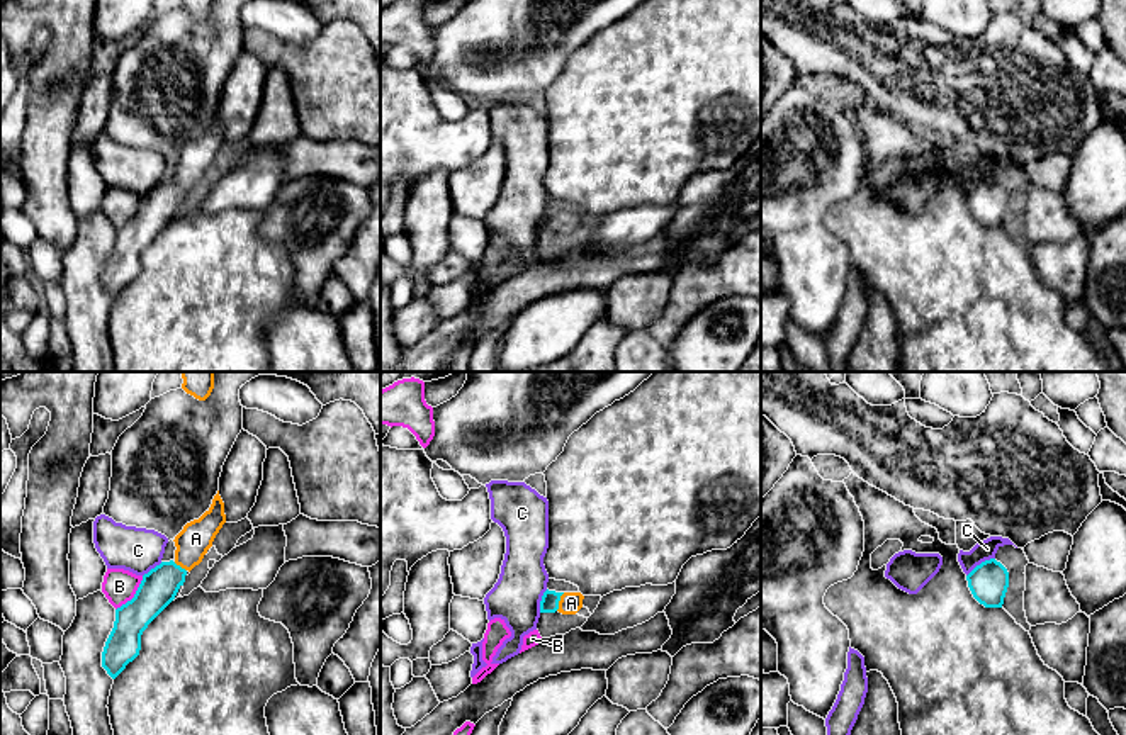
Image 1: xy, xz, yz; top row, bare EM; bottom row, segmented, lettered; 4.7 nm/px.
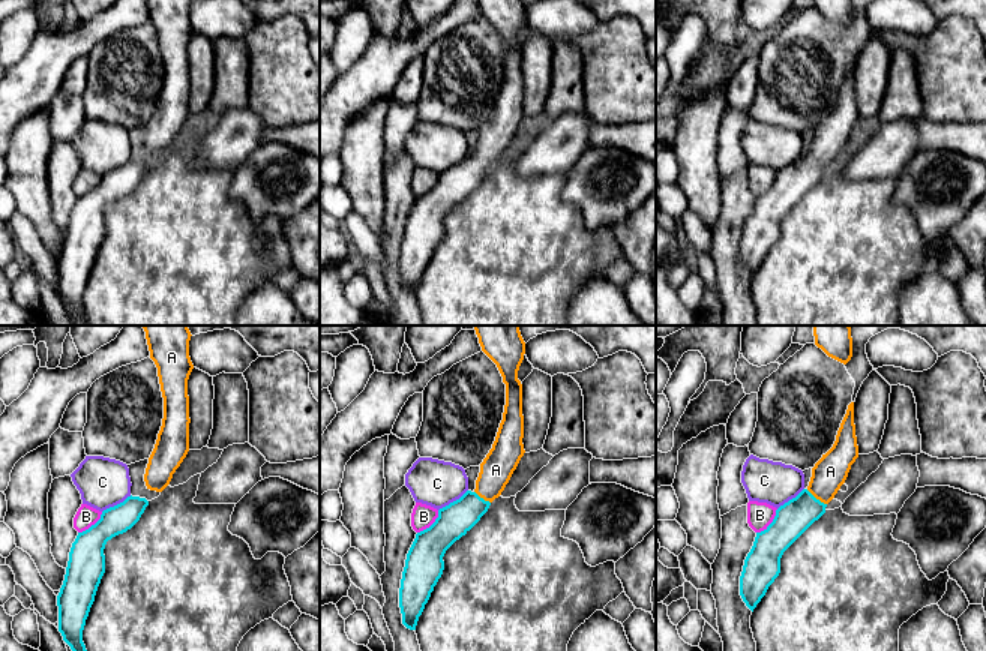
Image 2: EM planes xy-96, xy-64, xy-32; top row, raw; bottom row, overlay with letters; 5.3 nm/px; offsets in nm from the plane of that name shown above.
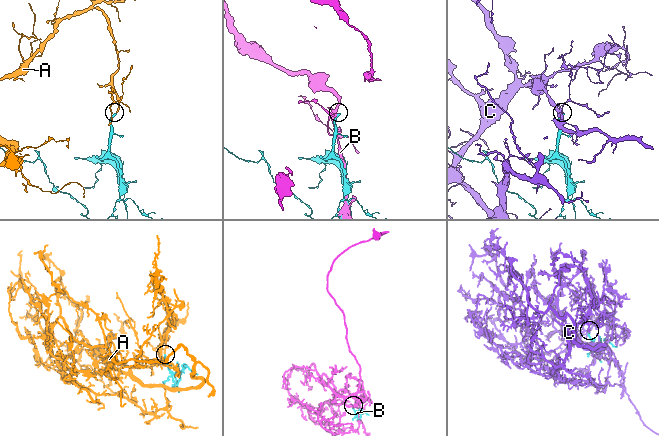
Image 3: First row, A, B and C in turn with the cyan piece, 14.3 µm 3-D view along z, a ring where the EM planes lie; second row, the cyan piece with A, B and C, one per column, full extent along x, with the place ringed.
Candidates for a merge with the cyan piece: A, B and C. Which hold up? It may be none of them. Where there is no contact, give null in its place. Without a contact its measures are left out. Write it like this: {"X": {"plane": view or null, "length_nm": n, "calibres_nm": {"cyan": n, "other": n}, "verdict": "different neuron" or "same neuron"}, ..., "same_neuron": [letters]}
{"A": {"plane": "xz", "length_nm": 100, "calibres_nm": {"cyan": 90, "other": 100}, "verdict": "same neuron"}, "B": {"plane": "xy", "length_nm": 220, "calibres_nm": {"cyan": 180, "other": 160}, "verdict": "different neuron"}, "C": {"plane": "yz", "length_nm": 160, "calibres_nm": {"cyan": 190, "other": 90}, "verdict": "different neuron"}, "same_neuron": ["A"]}

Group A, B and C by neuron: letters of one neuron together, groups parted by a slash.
A / B / C

